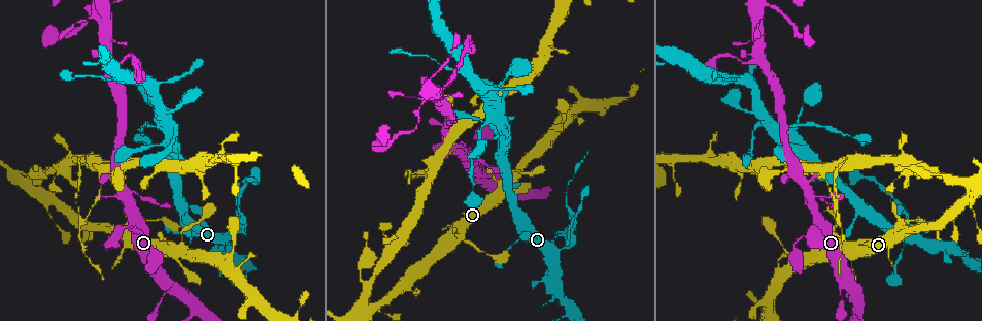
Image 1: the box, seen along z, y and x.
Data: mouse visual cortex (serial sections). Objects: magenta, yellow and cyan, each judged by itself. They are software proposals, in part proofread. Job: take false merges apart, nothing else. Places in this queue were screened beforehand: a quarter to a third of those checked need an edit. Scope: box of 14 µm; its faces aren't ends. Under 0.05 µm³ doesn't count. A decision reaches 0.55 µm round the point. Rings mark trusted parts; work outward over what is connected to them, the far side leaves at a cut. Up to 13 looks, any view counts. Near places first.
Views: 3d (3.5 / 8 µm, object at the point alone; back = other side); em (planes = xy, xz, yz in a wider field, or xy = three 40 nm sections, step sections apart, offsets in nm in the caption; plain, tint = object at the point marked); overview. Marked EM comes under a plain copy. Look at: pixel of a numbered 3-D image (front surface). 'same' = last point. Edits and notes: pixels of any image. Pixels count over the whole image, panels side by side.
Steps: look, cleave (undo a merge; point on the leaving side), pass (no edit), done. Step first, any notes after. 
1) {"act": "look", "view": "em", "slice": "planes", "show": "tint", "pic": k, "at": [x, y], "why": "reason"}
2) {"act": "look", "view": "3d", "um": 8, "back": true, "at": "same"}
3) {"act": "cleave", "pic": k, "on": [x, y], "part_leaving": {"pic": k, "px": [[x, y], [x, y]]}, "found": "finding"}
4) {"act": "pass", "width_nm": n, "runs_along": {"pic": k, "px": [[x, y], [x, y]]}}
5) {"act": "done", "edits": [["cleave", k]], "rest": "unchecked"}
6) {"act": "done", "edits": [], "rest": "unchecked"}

{"act": "look", "view": "3d", "um": 8, "pic": 1, "at": [558, 248], "why": "four-way junction"}

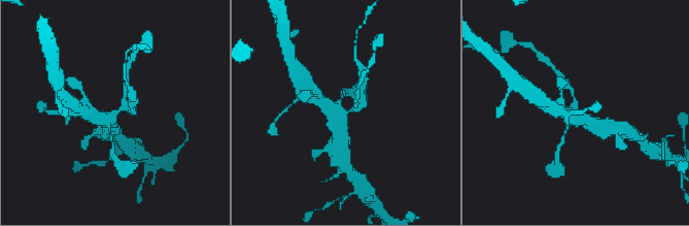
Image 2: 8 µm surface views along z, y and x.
{"act": "look", "view": "em", "slice": "xy", "step": 5, "show": "tint", "pic": 2, "at": [113, 112], "arms": 4, "arm_widths_nm": [100, 200, 450, 450]}

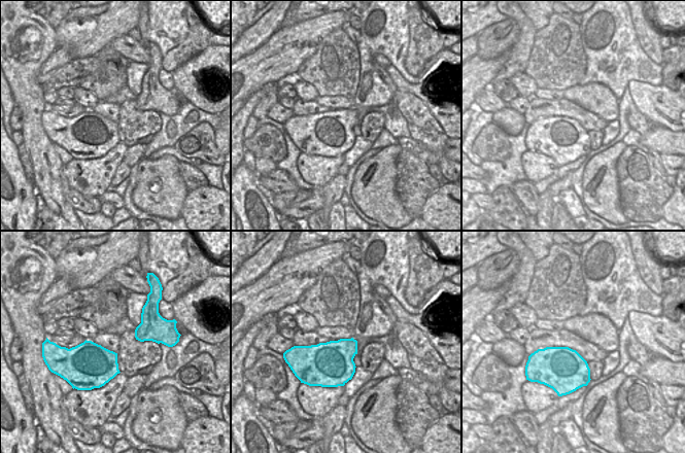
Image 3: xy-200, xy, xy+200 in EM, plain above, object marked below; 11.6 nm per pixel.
{"act": "cleave", "pic": 2, "on": [364, 100], "width_nm": 480, "part_leaving": {"pic": 2, "px": [[119, 110], [125, 102], [128, 72]]}, "found": "a second cell is stuck on"}

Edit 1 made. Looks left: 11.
{"act": "look", "view": "3d", "um": 3.5, "pic": 1, "at": [157, 305], "why": "calibre changes"}

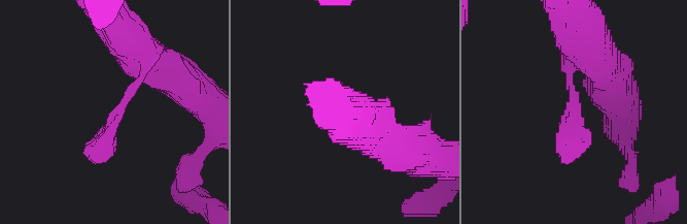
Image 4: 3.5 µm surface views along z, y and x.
{"act": "look", "view": "em", "slice": "xy", "step": 2, "show": "tint", "pic": 4, "at": [111, 119]}

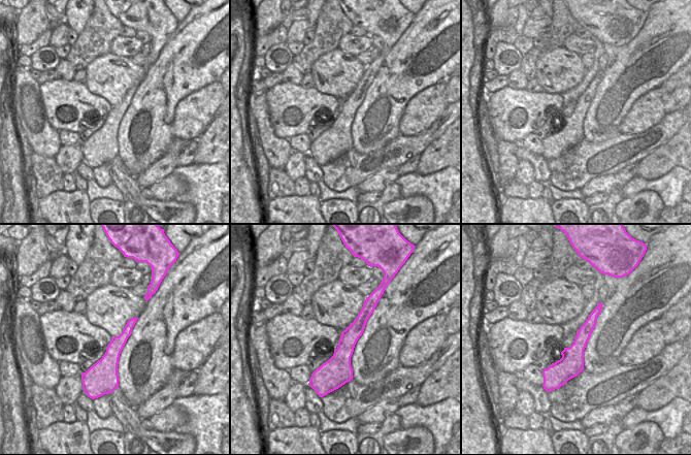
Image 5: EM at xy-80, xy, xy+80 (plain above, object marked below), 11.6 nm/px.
{"act": "pass", "width_nm": 220, "runs_along": {"pic": 4, "px": [[145, 59], [107, 138], [92, 154]]}, "found": "continuous, no second cell"}

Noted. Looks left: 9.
{"act": "look", "view": "3d", "um": 3.5, "pic": 1, "at": [811, 93]}

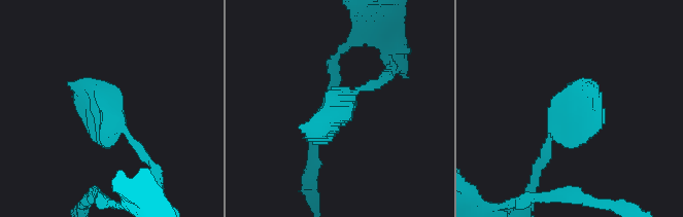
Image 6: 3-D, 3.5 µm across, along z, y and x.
{"act": "look", "view": "em", "slice": "xy", "step": 1, "show": "tint", "pic": 6, "at": [339, 110], "why": "now the EM"}

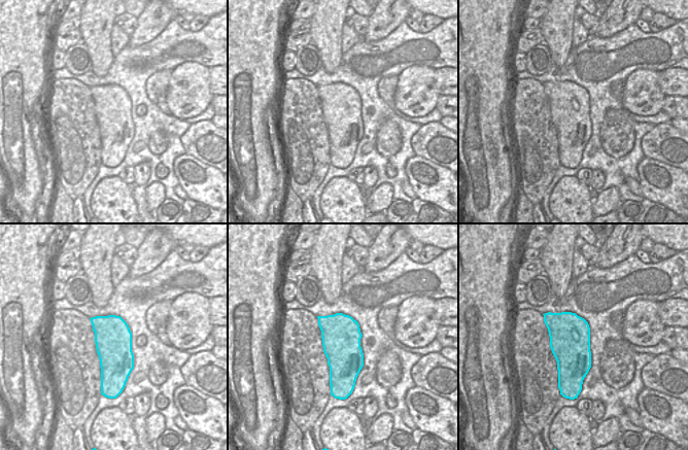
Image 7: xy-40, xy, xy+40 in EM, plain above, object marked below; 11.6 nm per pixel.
{"act": "pass", "runs_along": {"pic": 6, "px": [[150, 163], [103, 102], [72, 83]]}, "found": "all the same cell"}

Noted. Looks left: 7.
{"act": "look", "view": "3d", "um": 3.5, "back": true, "pic": 1, "at": [150, 88], "why": "thin arm on a thick one"}

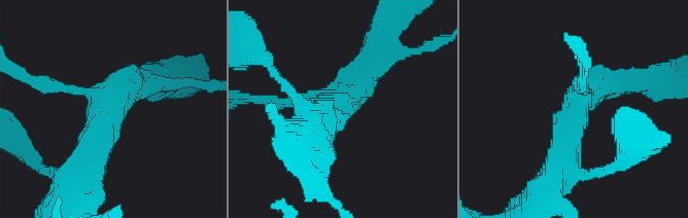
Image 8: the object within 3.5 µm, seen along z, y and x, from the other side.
{"act": "look", "view": "em", "slice": "xy", "step": 3, "show": "tint", "pic": 8, "at": [337, 107], "arms": 3, "arm_widths_nm": [150, 300, 500], "why": "now the EM"}

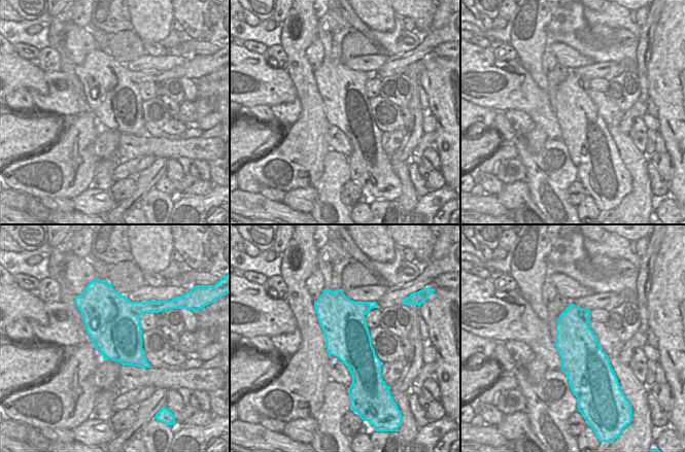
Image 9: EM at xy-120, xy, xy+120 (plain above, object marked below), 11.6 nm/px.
{"act": "pass", "runs_along": {"pic": 8, "px": [[558, 169], [577, 102], [622, 80]]}, "found": "one cell here"}

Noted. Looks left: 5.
{"act": "look", "view": "3d", "um": 3.5, "pic": 1, "at": [830, 188], "why": "a narrow waist"}

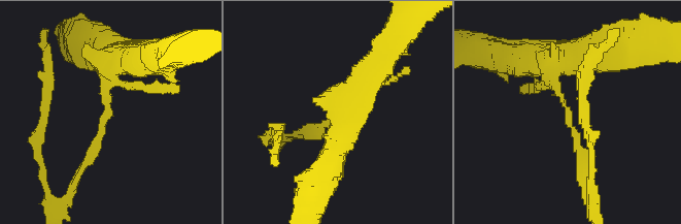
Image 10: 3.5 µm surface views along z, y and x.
{"act": "look", "view": "em", "slice": "xy", "step": 1, "show": "tint", "pic": 10, "at": [565, 111], "arm_widths_nm": [150, 400], "why": "now the EM"}

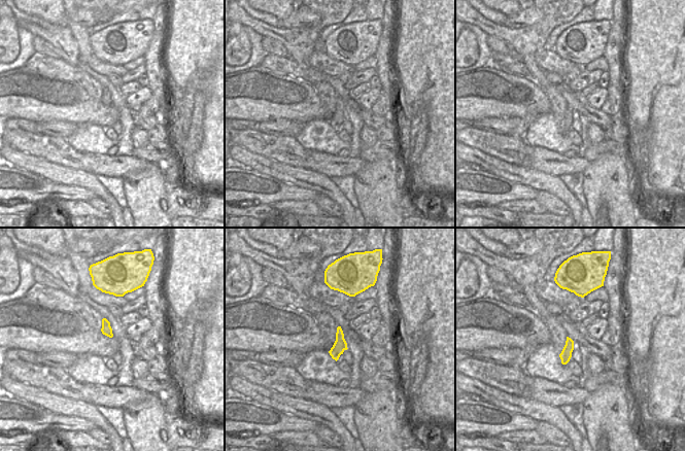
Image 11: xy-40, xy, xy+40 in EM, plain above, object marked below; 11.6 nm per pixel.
{"act": "cleave", "pic": 10, "on": [101, 128], "part_leaving": {"pic": 10, "px": [[104, 96], [101, 134], [73, 185]]}, "found": "a second cell is stuck on"}

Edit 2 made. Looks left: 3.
{"act": "done", "edits": [["cleave", 2], ["cleave", 10]], "rest": "unchecked"}

